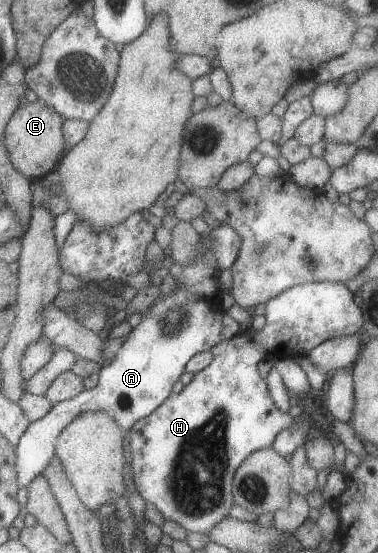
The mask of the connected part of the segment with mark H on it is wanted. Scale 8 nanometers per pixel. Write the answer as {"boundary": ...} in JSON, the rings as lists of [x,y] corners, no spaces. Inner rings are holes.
{"boundary":[[[319,281],[316,283],[305,283],[302,285],[292,286],[279,294],[276,294],[271,300],[268,300],[265,304],[264,311],[265,324],[262,331],[253,331],[250,336],[247,332],[239,332],[229,339],[223,339],[219,344],[215,344],[211,350],[213,360],[211,364],[193,374],[191,381],[185,385],[182,390],[177,394],[170,394],[153,412],[149,412],[147,416],[139,418],[137,422],[133,423],[133,426],[128,430],[129,436],[129,452],[131,453],[131,472],[132,479],[135,483],[135,488],[141,498],[141,503],[153,504],[159,512],[161,512],[164,520],[171,520],[184,528],[185,531],[199,532],[207,535],[209,528],[213,524],[217,524],[219,520],[223,520],[225,516],[228,516],[229,510],[234,506],[233,494],[232,494],[232,478],[233,474],[243,462],[244,458],[247,458],[249,454],[255,452],[257,449],[267,448],[273,442],[273,439],[281,430],[293,430],[293,419],[288,414],[283,414],[281,410],[277,410],[275,403],[271,400],[269,392],[267,390],[267,384],[264,378],[261,378],[257,373],[257,363],[259,361],[272,361],[285,358],[294,358],[296,356],[307,355],[307,352],[315,346],[319,346],[321,342],[333,339],[339,336],[349,336],[361,332],[362,328],[362,312],[360,307],[353,302],[353,294],[349,292],[346,283],[335,281]]]}

